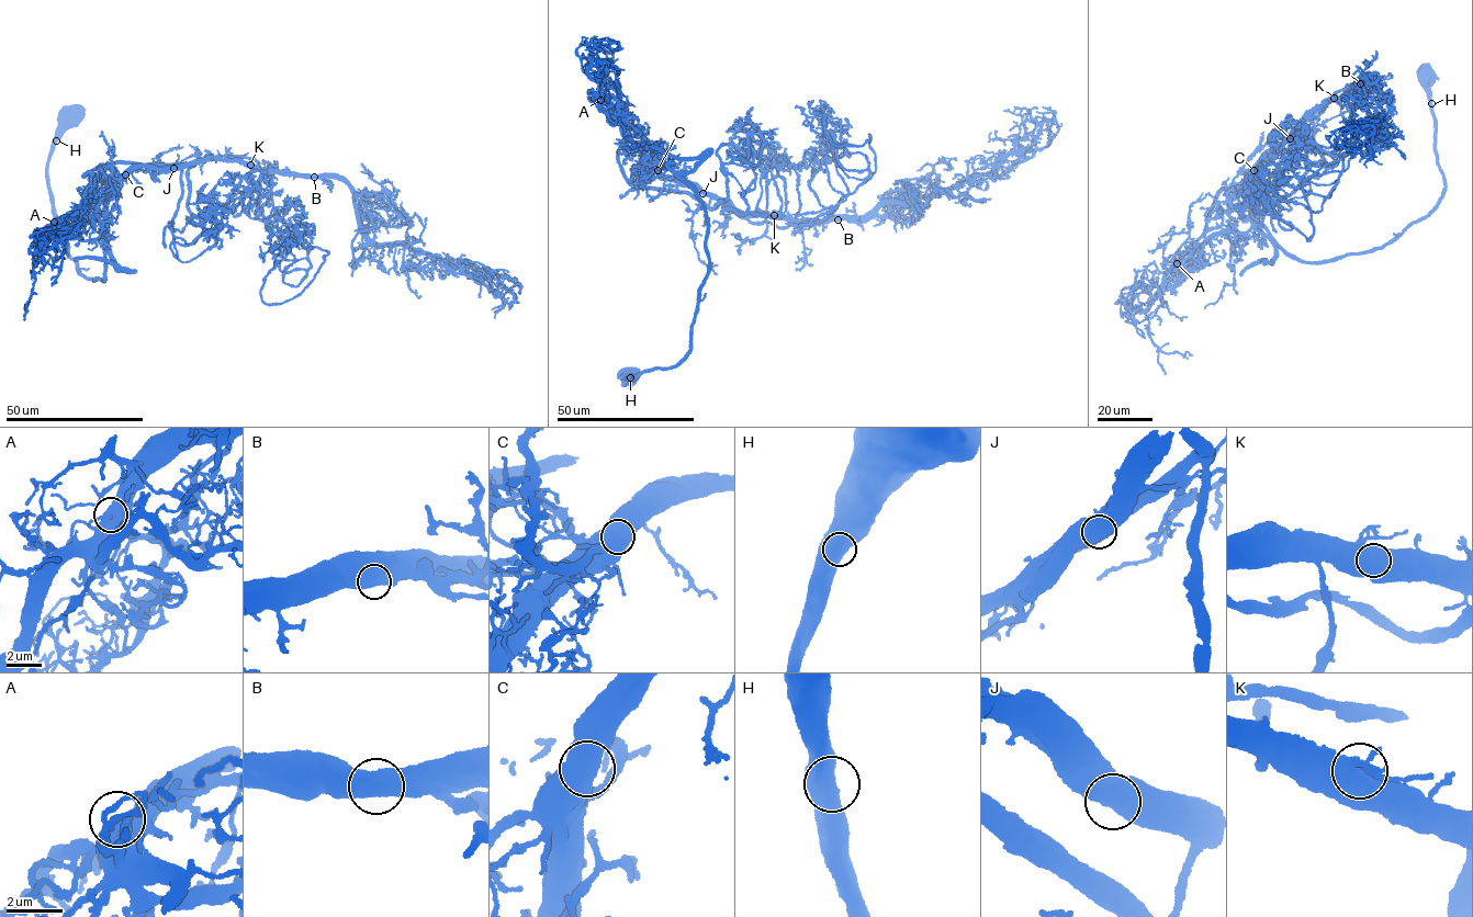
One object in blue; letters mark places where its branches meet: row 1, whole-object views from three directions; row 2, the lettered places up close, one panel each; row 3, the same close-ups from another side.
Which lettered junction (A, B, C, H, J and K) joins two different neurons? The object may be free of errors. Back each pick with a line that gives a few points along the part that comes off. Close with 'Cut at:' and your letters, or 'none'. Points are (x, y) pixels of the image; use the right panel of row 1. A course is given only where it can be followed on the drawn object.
Cut at: none

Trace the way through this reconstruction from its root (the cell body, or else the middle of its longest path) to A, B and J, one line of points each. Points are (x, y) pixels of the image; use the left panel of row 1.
A: (71, 113), (47, 163), (53, 213), (80, 273), (107, 279), (105, 231), (97, 217), (54, 222)
B: (71, 113), (48, 189), (68, 255), (94, 280), (107, 279), (105, 193), (135, 169), (212, 158), (314, 177)
J: (71, 113), (49, 154), (48, 189), (68, 255), (87, 278), (107, 279), (105, 193), (136, 168), (173, 168)

